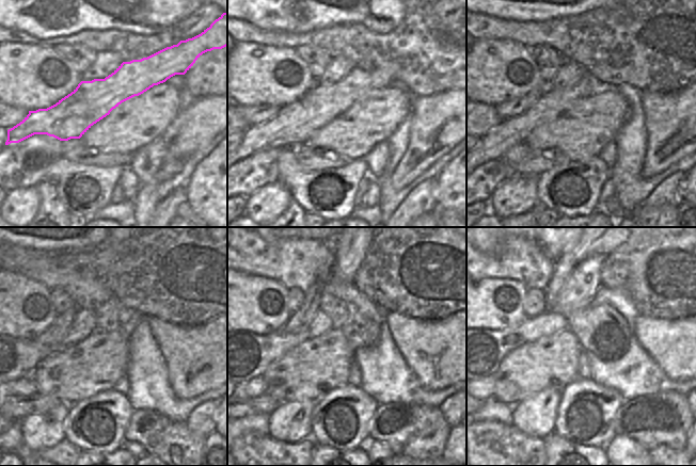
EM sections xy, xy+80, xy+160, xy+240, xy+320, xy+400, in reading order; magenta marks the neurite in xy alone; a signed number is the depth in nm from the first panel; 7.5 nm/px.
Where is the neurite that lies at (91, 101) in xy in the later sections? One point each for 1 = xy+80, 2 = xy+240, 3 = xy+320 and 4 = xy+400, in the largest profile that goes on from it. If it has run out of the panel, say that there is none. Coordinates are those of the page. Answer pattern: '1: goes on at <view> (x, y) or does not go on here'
1: goes on at xy+80 (294, 124)
2: goes on at xy+240 (10, 385)
3: does not go on here
4: does not go on here

